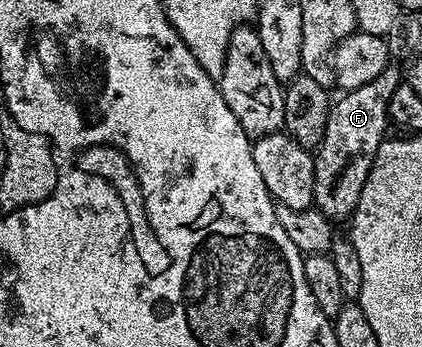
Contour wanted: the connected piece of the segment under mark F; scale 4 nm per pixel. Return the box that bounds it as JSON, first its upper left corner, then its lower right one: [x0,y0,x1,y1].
[313,67,404,222]

